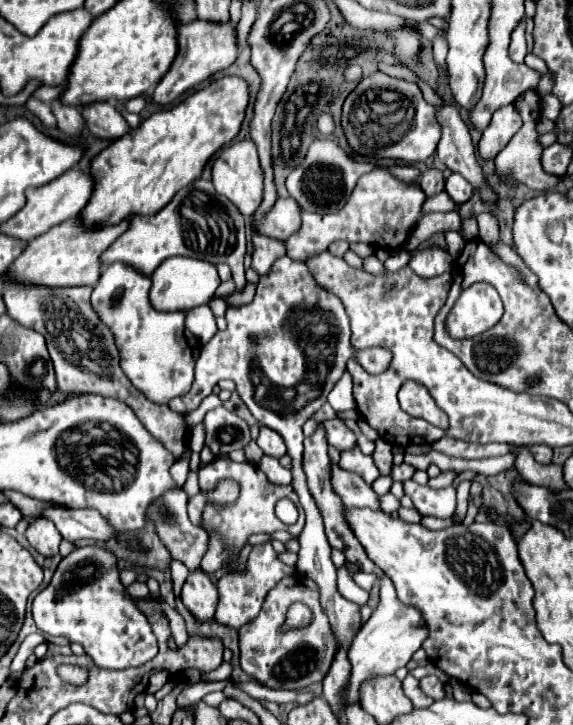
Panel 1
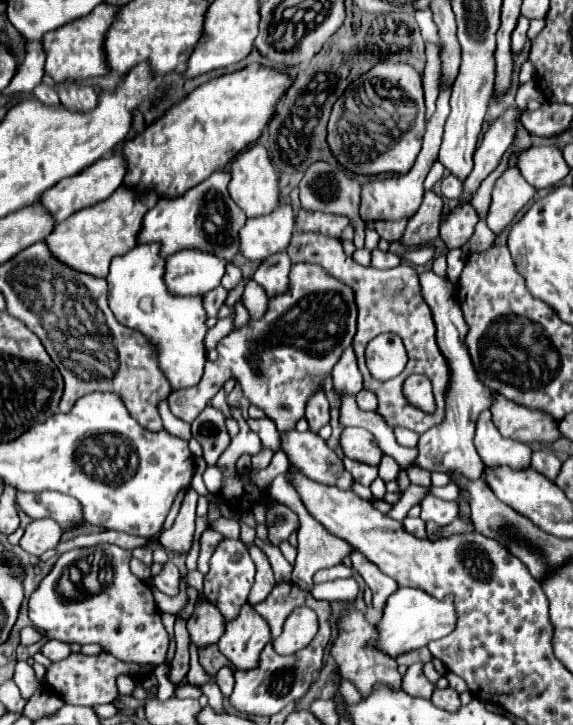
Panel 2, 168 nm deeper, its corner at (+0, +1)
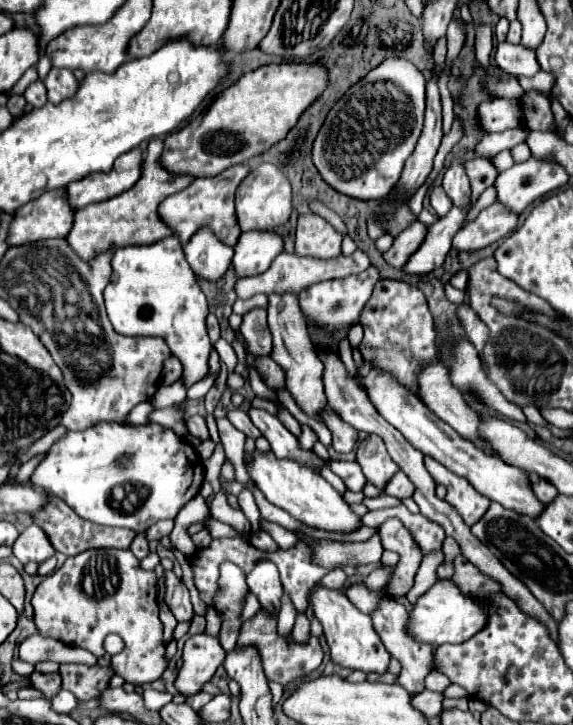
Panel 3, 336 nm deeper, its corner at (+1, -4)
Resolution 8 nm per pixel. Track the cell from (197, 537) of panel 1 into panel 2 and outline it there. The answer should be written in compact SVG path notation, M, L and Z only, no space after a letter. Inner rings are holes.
M208 527L202 537L200 537L200 555L198 555L198 571L200 573L208 573L208 561L216 549L216 545L222 541L222 535L218 531L214 531L212 527Z

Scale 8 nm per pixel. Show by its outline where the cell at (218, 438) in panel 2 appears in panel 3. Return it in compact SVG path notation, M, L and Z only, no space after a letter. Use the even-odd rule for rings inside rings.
M191 416L187 420L187 430L193 434L193 436L199 436L203 440L209 438L209 430L207 430L207 424L205 424L205 418L203 416Z

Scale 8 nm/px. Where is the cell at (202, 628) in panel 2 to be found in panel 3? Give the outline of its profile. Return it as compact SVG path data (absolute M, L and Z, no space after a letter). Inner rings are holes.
M207 634L187 638L183 646L183 666L177 672L175 688L185 698L195 696L213 678L215 670L223 664L225 650L219 640Z

